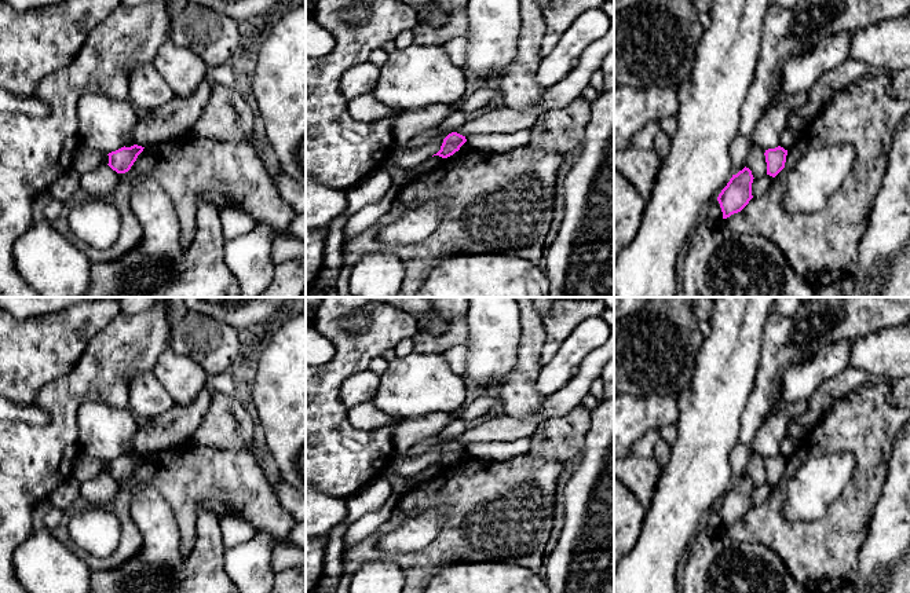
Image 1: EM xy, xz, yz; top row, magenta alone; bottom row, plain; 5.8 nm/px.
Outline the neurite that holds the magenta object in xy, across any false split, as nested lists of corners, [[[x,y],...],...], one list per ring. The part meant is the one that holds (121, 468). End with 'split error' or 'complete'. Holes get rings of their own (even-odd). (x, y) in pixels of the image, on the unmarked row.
[[[134,453],[131,455],[121,455],[116,460],[109,461],[109,475],[117,482],[125,482],[131,477],[138,464],[145,455]]]; complete

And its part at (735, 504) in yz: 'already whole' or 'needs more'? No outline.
already whole

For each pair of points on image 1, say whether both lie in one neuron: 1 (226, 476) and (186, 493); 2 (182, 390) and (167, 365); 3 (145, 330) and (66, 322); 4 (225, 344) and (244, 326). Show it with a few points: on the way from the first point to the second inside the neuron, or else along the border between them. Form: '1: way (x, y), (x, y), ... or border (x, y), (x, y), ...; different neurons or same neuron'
1: way (216, 478), (201, 478), (196, 483); same neuron
2: way (182, 384), (182, 380), (172, 370); same neuron
3: border (120, 311), (90, 340), (83, 351); different neurons
4: border (209, 317), (231, 325), (242, 335); different neurons

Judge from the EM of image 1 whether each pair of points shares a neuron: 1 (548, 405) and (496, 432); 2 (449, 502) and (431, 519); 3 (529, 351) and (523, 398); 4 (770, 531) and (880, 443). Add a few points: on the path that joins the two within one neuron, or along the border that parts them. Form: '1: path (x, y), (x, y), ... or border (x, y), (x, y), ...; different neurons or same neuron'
1: path (536, 418), (522, 428), (510, 428); same neuron
2: border (437, 507), (442, 526), (431, 542); different neurons
3: path (527, 362), (523, 387); same neuron
4: path (804, 531), (822, 531), (863, 490), (869, 478); same neuron

